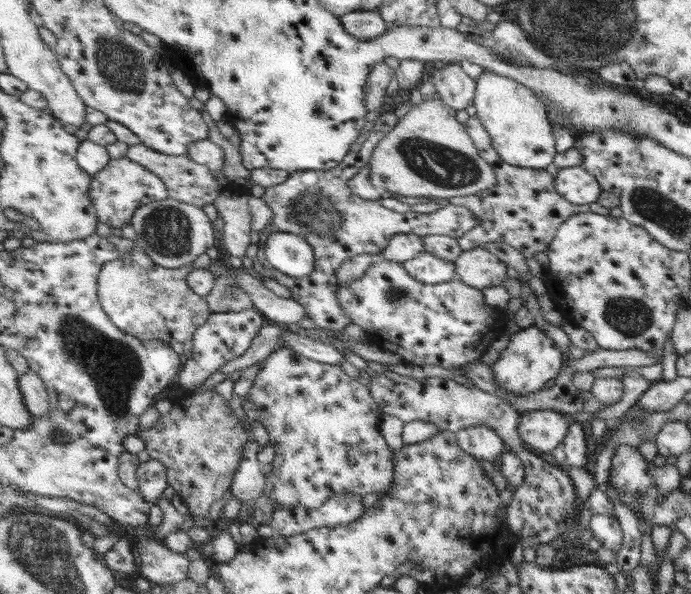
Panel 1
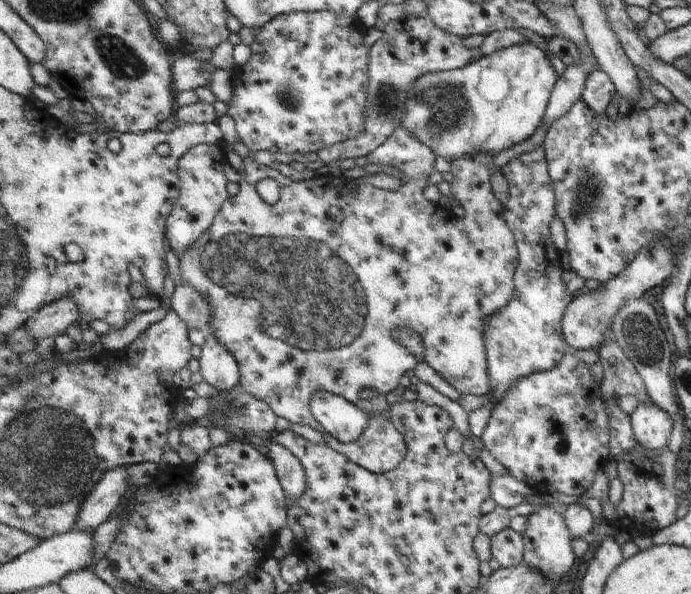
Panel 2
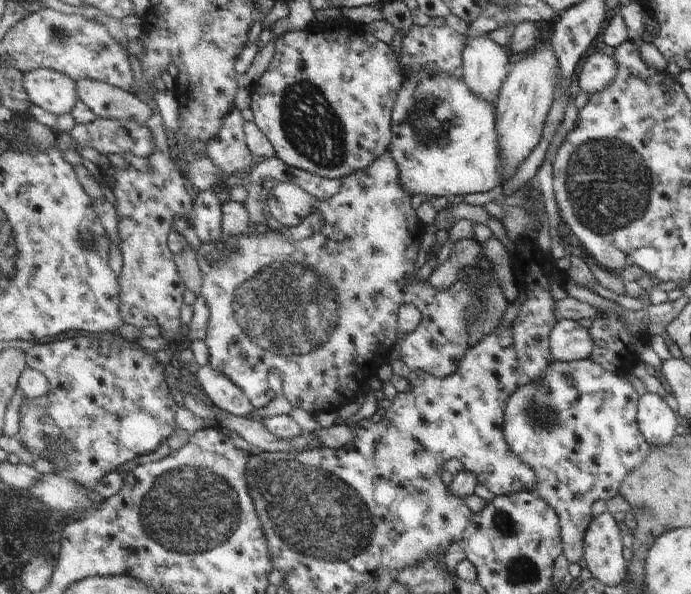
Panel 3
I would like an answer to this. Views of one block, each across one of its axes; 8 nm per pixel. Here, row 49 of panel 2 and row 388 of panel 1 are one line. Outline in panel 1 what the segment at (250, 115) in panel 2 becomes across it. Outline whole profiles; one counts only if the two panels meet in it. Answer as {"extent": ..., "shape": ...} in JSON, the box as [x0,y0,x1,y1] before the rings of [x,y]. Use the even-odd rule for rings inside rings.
{"extent":[250,347,395,508],"shape":[[[281,347],[277,349],[273,354],[269,355],[269,358],[263,362],[263,369],[259,371],[257,377],[255,377],[255,383],[251,387],[250,401],[252,401],[258,407],[259,417],[257,422],[264,426],[267,434],[270,437],[269,445],[274,448],[274,460],[271,463],[273,466],[272,472],[266,478],[266,487],[264,492],[277,503],[279,507],[289,507],[289,505],[305,505],[307,508],[319,508],[325,500],[331,497],[331,493],[343,493],[343,491],[349,491],[351,493],[357,493],[357,495],[369,494],[369,492],[381,492],[387,493],[392,488],[394,483],[394,466],[395,462],[391,462],[391,459],[395,460],[395,452],[388,446],[386,439],[380,430],[380,425],[384,414],[381,411],[377,401],[373,399],[370,388],[365,386],[362,381],[357,382],[356,378],[352,378],[345,374],[339,364],[325,364],[321,361],[311,360],[309,357],[295,351],[291,347]]]}

